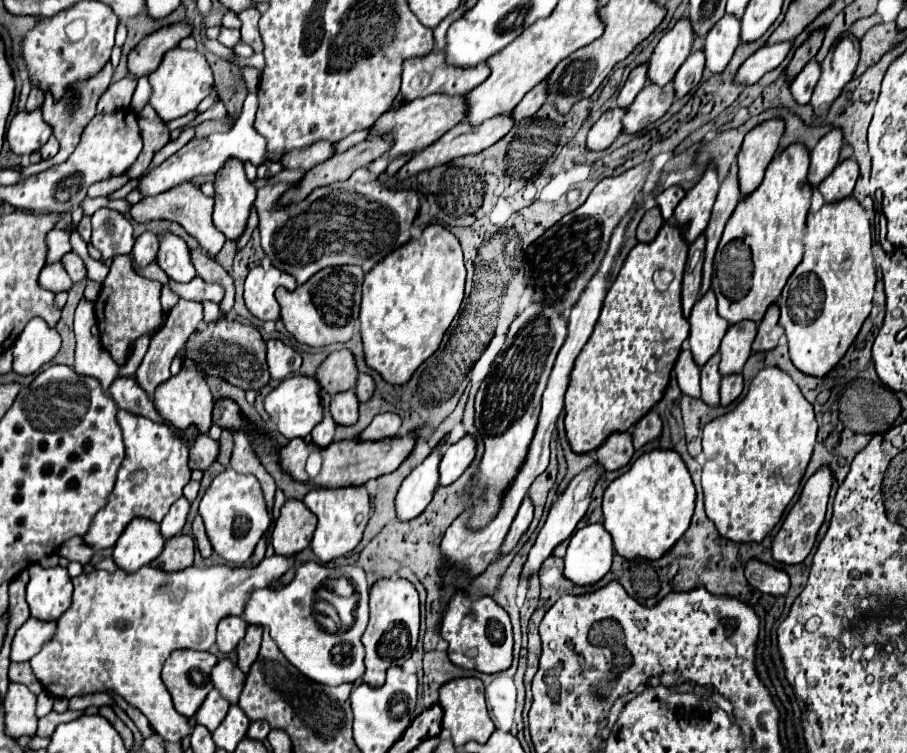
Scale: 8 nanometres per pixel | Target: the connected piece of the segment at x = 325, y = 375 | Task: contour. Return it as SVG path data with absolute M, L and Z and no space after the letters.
M338 350L332 352L314 372L316 382L320 384L320 388L328 394L338 394L338 392L346 392L346 390L354 390L356 386L356 378L358 378L358 370L354 364L354 356L348 350Z

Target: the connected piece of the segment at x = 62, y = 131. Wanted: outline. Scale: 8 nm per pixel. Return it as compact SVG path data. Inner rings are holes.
M108 64L108 66L104 66L102 74L96 74L96 78L92 78L94 84L92 82L84 82L84 86L80 86L80 90L76 94L68 94L68 98L64 98L64 102L52 102L52 98L48 98L48 94L46 94L46 100L44 100L44 106L42 106L42 116L44 116L44 122L52 128L52 134L56 136L56 140L60 142L60 152L51 159L42 160L38 164L26 164L24 168L20 168L20 174L24 178L39 174L54 165L61 164L74 152L76 144L80 142L82 130L94 118L94 114L96 114L96 102L104 94L104 90L108 88L106 82L110 82L110 80L112 80L112 66Z

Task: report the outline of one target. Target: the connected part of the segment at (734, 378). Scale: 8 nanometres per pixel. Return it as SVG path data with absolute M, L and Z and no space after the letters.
M740 374L724 376L722 386L720 386L720 404L722 406L732 404L740 394L742 394L742 376Z

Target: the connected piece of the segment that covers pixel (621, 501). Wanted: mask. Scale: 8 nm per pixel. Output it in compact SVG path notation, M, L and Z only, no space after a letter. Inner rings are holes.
M652 450L640 456L628 472L604 492L602 524L612 536L614 552L624 560L658 560L688 530L696 490L686 464L674 450Z

